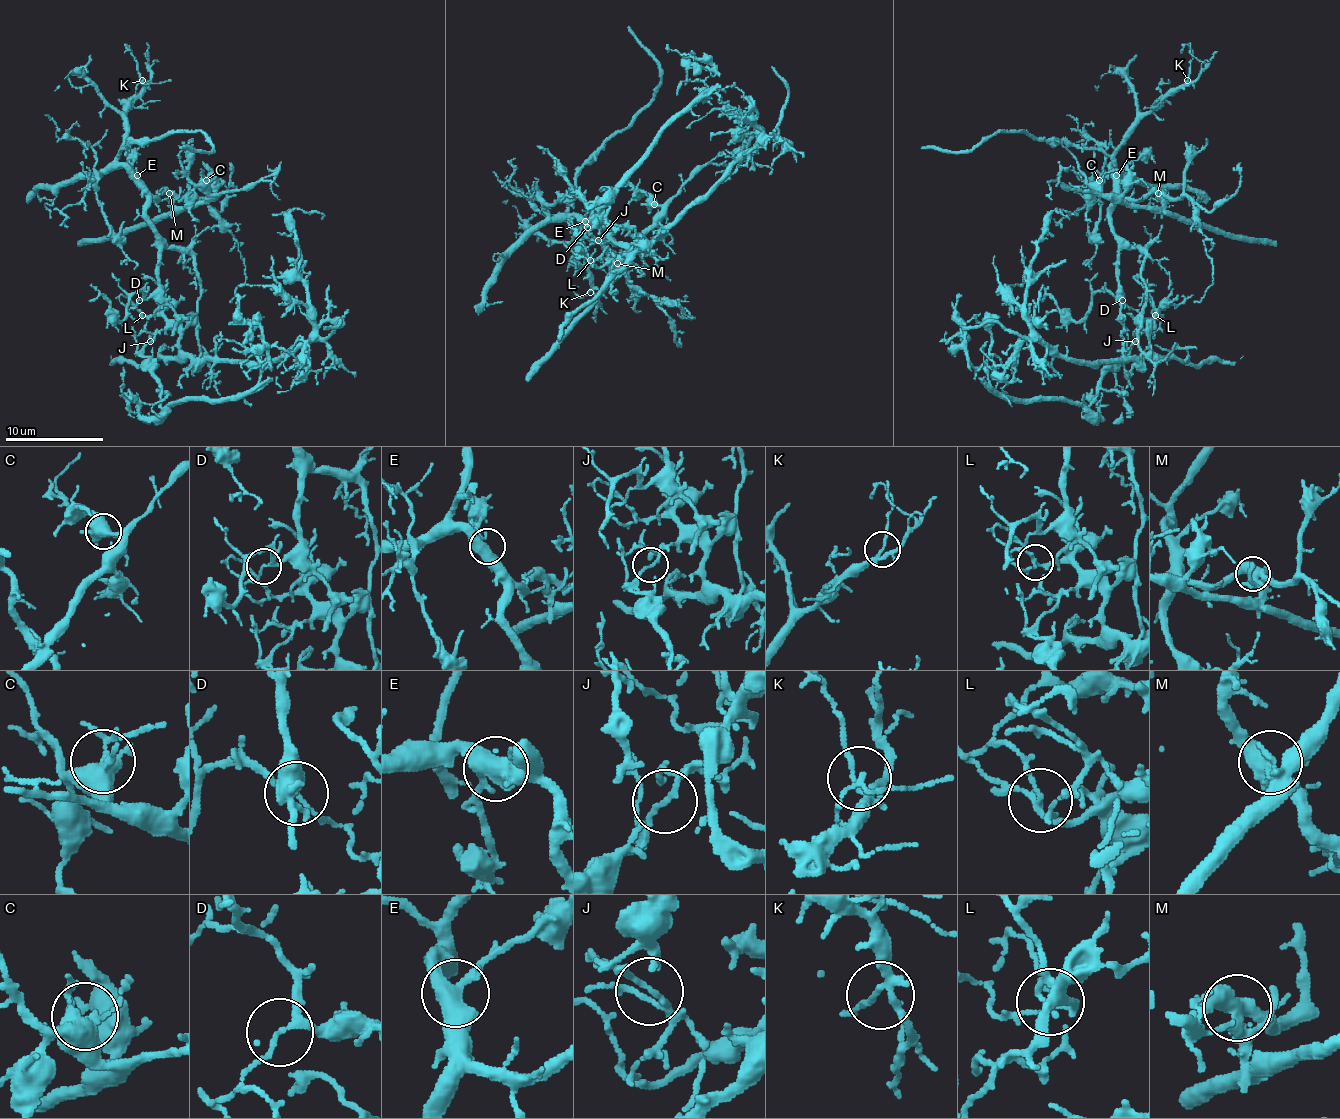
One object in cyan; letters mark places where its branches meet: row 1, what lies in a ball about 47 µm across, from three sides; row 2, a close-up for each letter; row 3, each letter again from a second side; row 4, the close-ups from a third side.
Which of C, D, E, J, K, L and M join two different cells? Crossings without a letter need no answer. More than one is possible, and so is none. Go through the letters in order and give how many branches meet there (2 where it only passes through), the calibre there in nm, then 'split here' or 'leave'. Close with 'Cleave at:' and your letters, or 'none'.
C: 6 branches meet; 480 nm thick; leave
D: 3 branches meet; 160 nm thick; split here
E: 4 branches meet; 440 nm thick; leave
J: 3 branches meet; 120 nm thick; split here
K: 3 branches meet; 170 nm thick; leave
L: 3 branches meet; 160 nm thick; leave
M: 4 branches meet; 480 nm thick; split here
Cleave at: D, J, M

